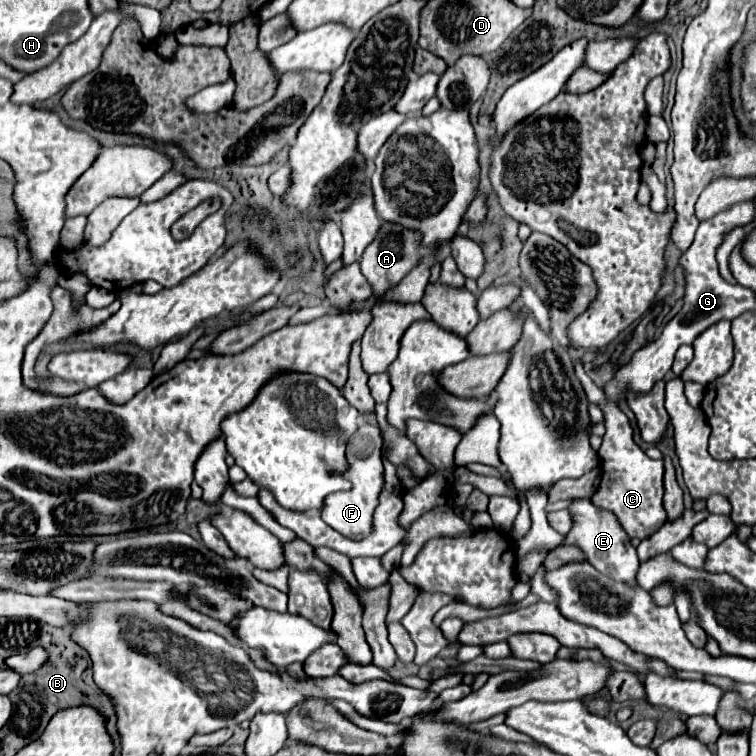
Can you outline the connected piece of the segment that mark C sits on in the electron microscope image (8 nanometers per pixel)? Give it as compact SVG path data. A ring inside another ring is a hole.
M576 362L576 376L586 390L588 400L602 410L604 426L606 426L606 434L604 434L602 446L598 450L598 456L602 460L602 482L590 500L594 506L614 512L614 516L618 516L618 522L622 524L624 532L630 538L644 540L644 538L652 536L666 522L666 510L662 506L664 462L652 460L644 454L644 450L640 450L640 446L632 440L632 426L630 426L626 414L612 400L606 398L606 394L600 386L596 386L588 378L588 374L584 372L580 362Z

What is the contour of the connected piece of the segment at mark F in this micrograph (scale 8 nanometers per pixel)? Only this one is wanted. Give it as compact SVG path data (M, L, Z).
M360 424L360 428L352 434L346 446L346 458L350 468L344 478L352 482L352 490L330 494L320 512L322 520L328 526L332 526L336 532L340 532L350 540L362 540L372 532L372 516L374 516L374 508L378 506L378 496L384 484L384 478L382 478L384 466L382 466L380 446L382 446L380 430L372 424Z

